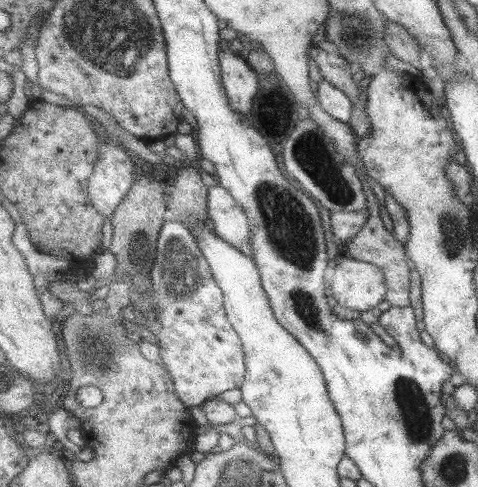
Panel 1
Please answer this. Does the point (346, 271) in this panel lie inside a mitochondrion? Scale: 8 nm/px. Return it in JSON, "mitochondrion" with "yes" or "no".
{"mitochondrion":"no"}

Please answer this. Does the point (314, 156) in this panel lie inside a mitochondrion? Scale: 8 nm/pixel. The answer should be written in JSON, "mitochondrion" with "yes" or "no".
{"mitochondrion":"yes"}

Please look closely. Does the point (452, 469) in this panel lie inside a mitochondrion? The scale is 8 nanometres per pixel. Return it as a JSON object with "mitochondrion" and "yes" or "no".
{"mitochondrion":"yes"}

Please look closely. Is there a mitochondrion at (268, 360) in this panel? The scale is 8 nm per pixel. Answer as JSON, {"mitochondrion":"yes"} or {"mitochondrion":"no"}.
{"mitochondrion":"no"}

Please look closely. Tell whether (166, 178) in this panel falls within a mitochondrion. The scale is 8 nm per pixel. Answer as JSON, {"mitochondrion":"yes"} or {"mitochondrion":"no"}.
{"mitochondrion":"no"}

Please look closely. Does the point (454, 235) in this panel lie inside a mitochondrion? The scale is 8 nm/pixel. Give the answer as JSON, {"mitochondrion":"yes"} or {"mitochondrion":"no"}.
{"mitochondrion":"yes"}

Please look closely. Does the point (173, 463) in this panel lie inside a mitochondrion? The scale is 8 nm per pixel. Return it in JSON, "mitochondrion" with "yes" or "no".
{"mitochondrion":"no"}

